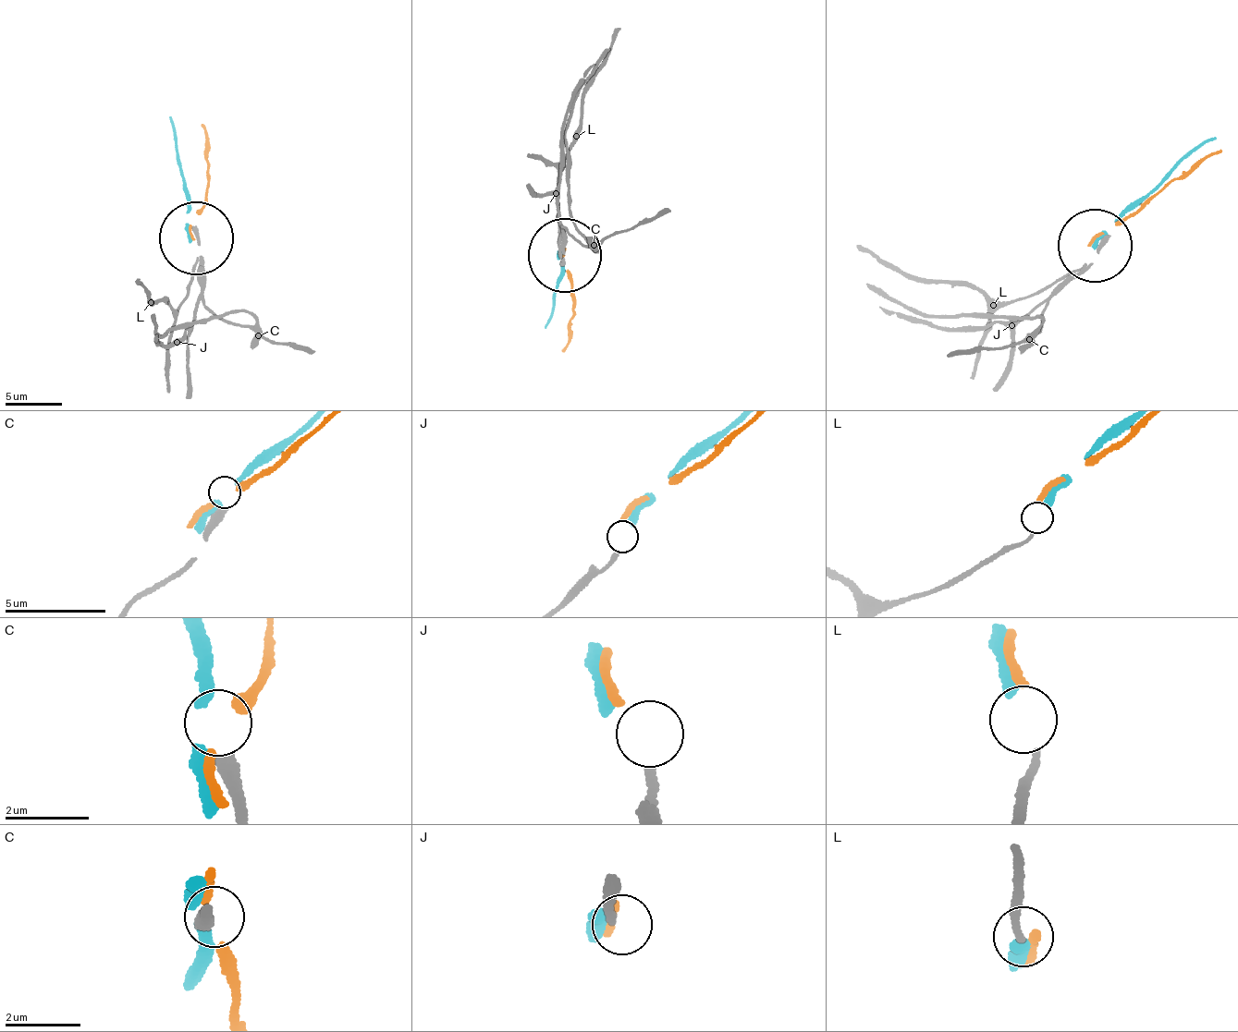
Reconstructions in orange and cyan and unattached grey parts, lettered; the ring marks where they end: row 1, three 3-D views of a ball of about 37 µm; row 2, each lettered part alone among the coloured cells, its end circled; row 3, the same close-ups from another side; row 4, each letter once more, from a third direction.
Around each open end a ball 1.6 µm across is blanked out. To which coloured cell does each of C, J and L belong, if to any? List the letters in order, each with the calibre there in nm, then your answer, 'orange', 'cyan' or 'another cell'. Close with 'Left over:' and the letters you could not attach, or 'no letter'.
C: 400 nm thick; another cell
J: 200 nm thick; orange
L: 150 nm thick; cyan
Left over: C

